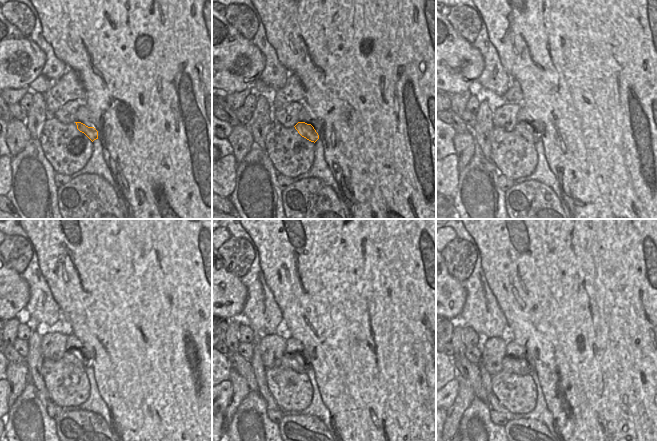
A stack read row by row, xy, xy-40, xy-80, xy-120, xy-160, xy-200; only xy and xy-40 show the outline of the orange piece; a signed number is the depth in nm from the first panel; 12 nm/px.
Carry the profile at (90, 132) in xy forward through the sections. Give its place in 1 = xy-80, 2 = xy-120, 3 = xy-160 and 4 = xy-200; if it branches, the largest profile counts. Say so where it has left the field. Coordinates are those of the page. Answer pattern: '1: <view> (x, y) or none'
1: xy-80 (525, 130)
2: xy-120 (77, 357)
3: xy-160 (289, 360)
4: xy-200 (510, 364)

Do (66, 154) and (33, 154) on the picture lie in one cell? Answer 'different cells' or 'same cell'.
different cells

